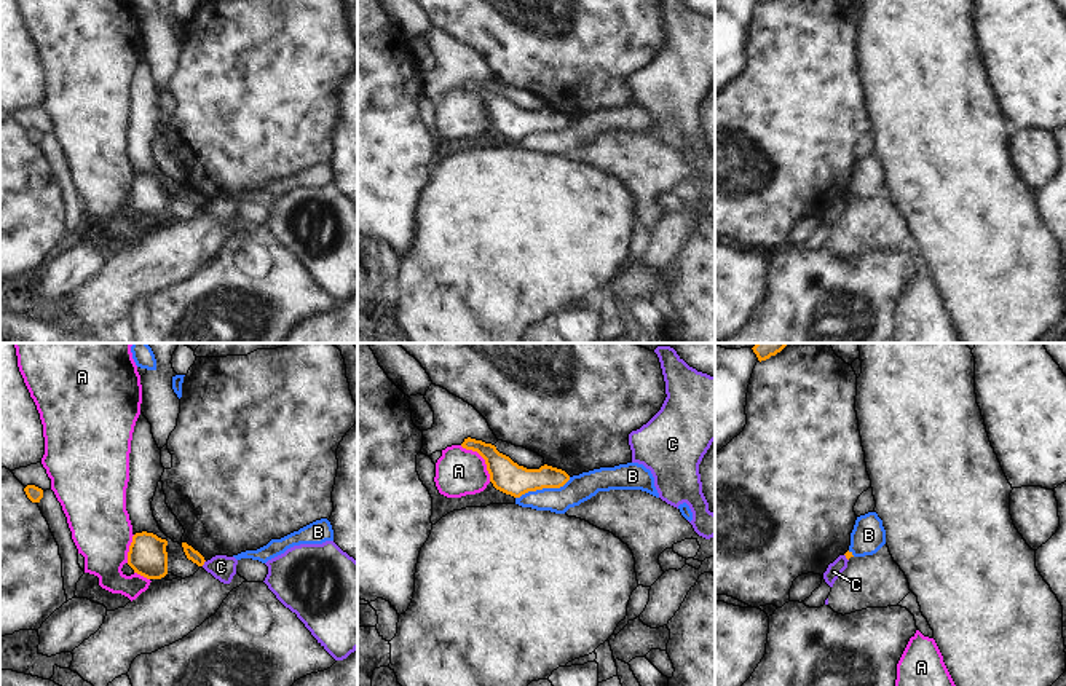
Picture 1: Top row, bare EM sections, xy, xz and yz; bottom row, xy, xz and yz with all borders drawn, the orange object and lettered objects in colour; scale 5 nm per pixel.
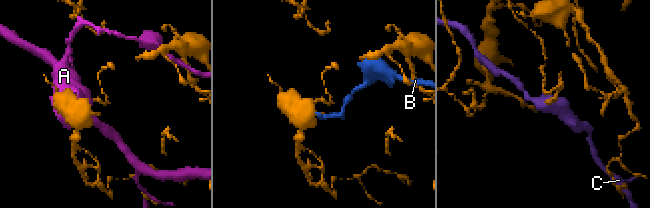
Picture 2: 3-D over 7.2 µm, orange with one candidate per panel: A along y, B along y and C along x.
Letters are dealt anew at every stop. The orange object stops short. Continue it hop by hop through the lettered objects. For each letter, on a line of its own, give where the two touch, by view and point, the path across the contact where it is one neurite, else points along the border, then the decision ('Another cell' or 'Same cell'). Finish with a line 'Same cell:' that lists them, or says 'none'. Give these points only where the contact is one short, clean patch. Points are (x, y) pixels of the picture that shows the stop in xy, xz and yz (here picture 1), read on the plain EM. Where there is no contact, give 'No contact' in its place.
A: Touches orange at xz (482, 99). Another cell
B: Touches orange at xz (543, 130). Boundary: xz (570, 120), (559, 130), (529, 133), (516, 141). Another cell
C: Touches orange at xy (203, 206). Boundary: xy (205, 203), (201, 208). Another cell
Same cell: none

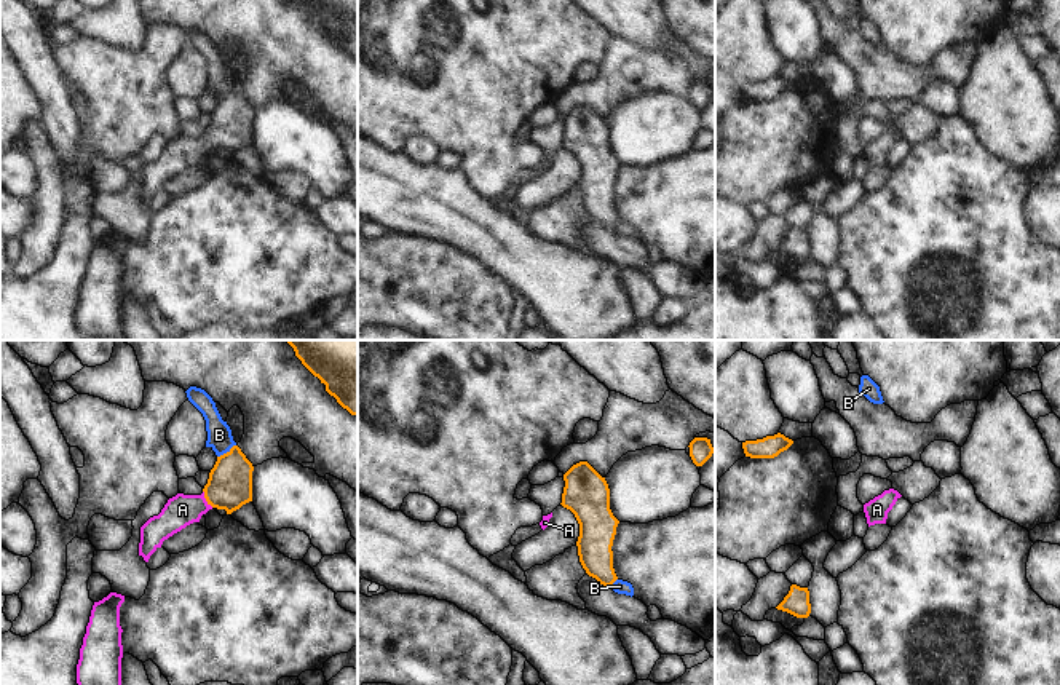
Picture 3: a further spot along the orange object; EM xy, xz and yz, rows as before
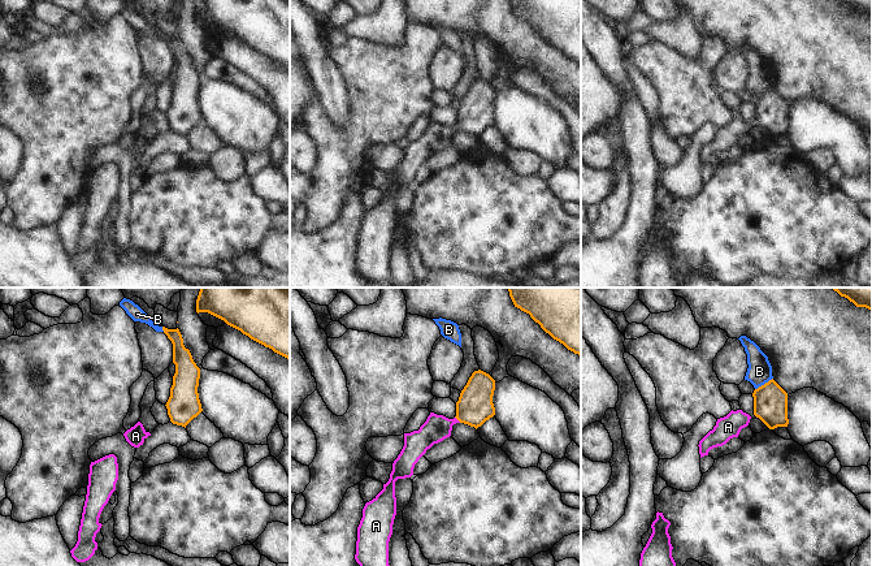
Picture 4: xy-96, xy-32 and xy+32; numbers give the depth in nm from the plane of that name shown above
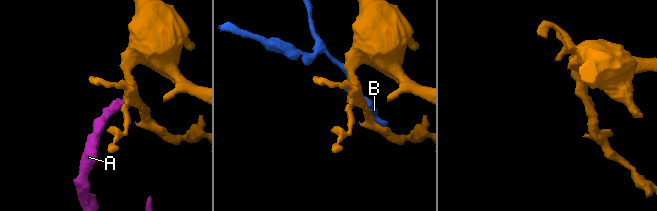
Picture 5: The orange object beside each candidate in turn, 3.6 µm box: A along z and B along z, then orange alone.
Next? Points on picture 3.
A: Touches orange at xy (205, 139). Path across: xy (229, 130), (205, 139), (197, 147), (182, 152). Same cell
B: Touches orange at xy (227, 95). Another cell
Same cell: A

